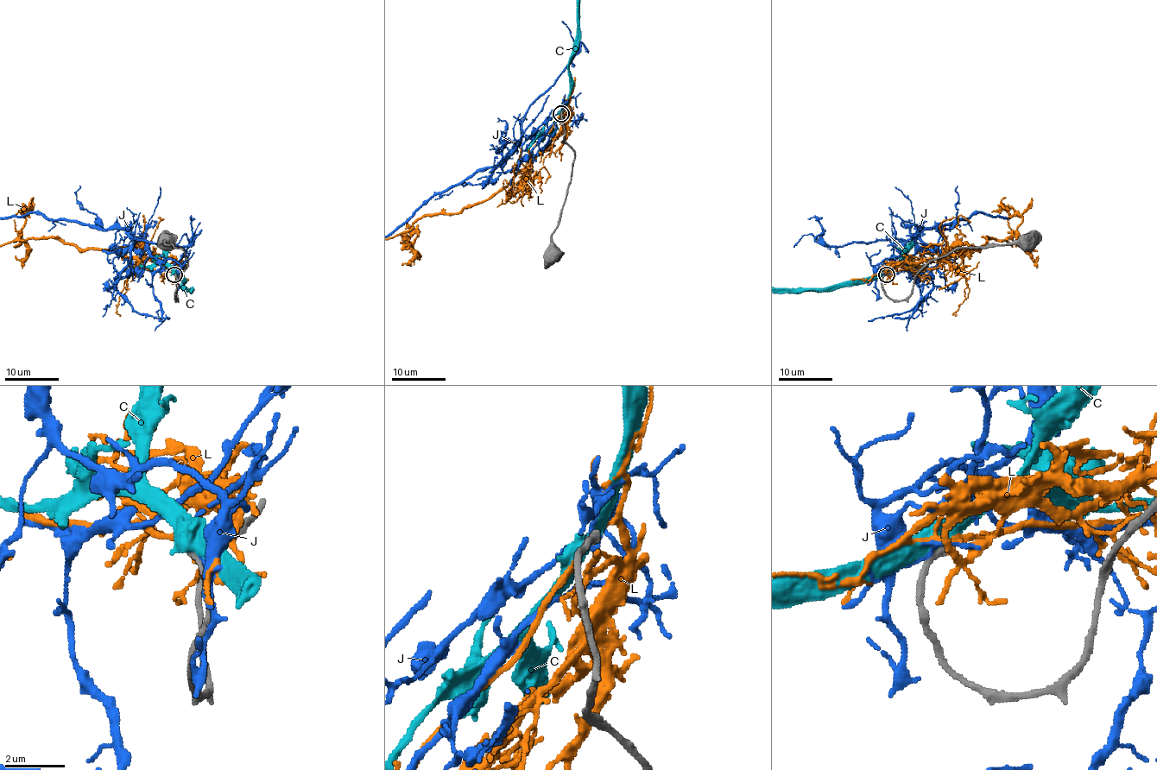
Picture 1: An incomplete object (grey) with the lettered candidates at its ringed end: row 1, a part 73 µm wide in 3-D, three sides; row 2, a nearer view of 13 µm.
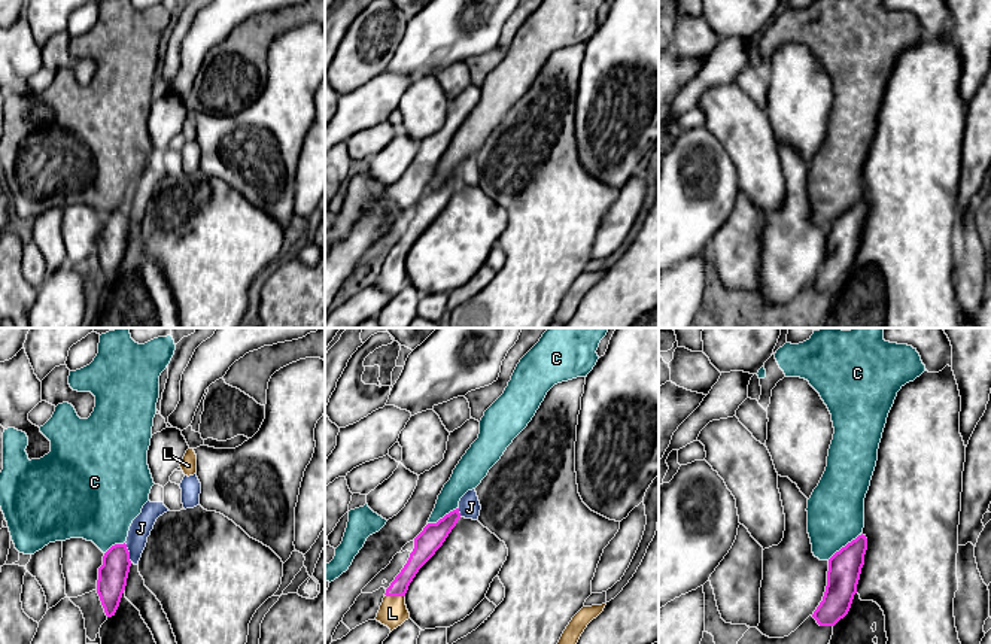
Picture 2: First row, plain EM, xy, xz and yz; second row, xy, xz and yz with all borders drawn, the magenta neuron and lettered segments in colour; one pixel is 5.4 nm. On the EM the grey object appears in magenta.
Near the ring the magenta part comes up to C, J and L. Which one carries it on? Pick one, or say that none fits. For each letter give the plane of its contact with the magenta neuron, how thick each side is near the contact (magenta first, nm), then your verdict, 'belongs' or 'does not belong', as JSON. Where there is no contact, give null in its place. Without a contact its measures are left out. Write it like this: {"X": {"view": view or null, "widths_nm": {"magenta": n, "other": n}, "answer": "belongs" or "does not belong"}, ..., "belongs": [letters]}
{"C": {"view": "yz", "widths_nm": {"magenta": 180, "other": 300}, "answer": "does not belong"}, "J": {"view": "xy", "widths_nm": {"magenta": 160, "other": 120}, "answer": "does not belong"}, "L": {"view": "xz", "widths_nm": {"magenta": 100, "other": 150}, "answer": "belongs"}, "belongs": ["L"]}

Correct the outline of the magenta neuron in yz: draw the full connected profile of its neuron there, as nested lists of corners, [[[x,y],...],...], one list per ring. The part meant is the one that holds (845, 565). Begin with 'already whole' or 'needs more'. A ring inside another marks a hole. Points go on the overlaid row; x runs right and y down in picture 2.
already whole; [[[861,534],[829,559],[826,592],[812,614],[820,626],[835,626],[848,614],[857,593],[866,550],[867,538]]]

